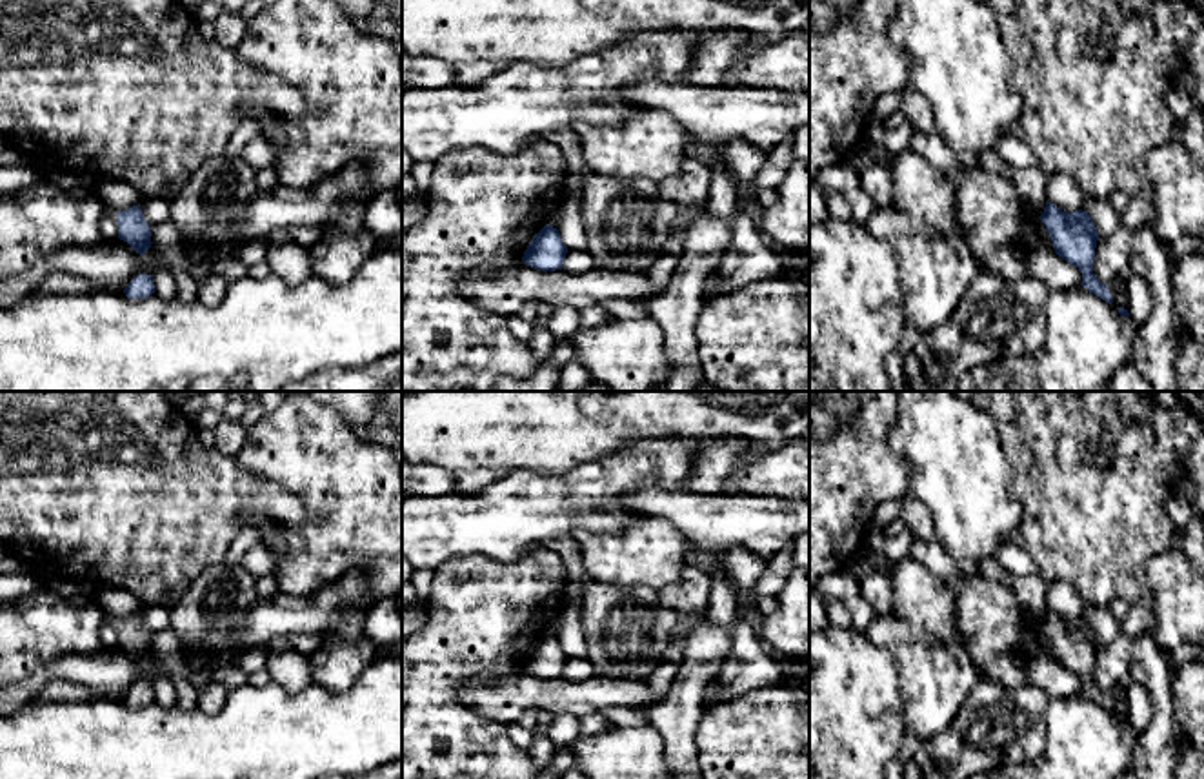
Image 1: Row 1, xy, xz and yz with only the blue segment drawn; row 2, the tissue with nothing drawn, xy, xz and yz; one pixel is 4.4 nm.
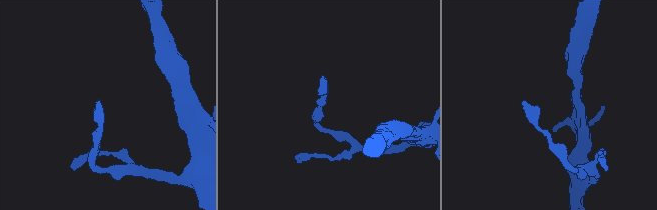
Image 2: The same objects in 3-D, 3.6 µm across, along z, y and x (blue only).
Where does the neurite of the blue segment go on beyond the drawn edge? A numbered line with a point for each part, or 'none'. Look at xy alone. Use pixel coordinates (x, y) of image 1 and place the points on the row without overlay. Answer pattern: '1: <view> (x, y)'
none

